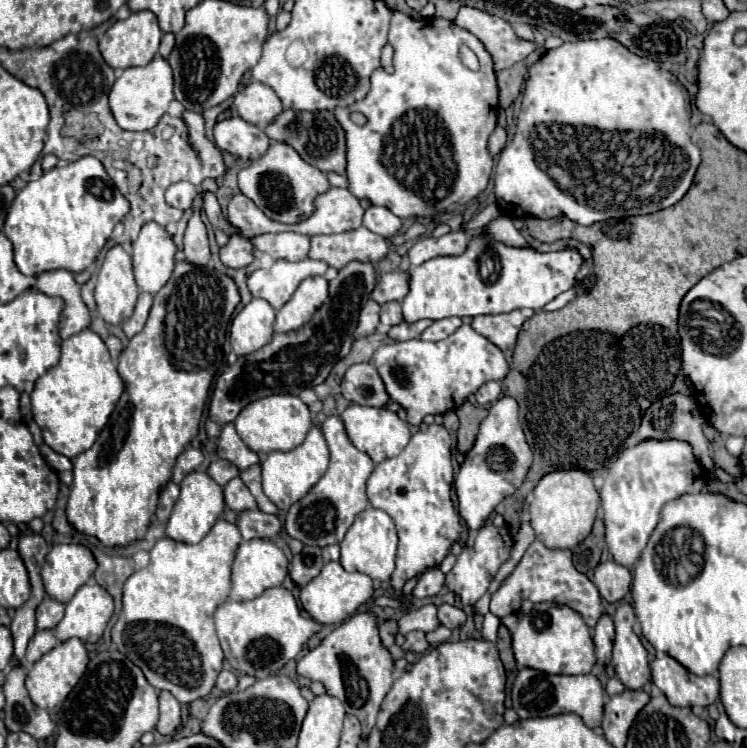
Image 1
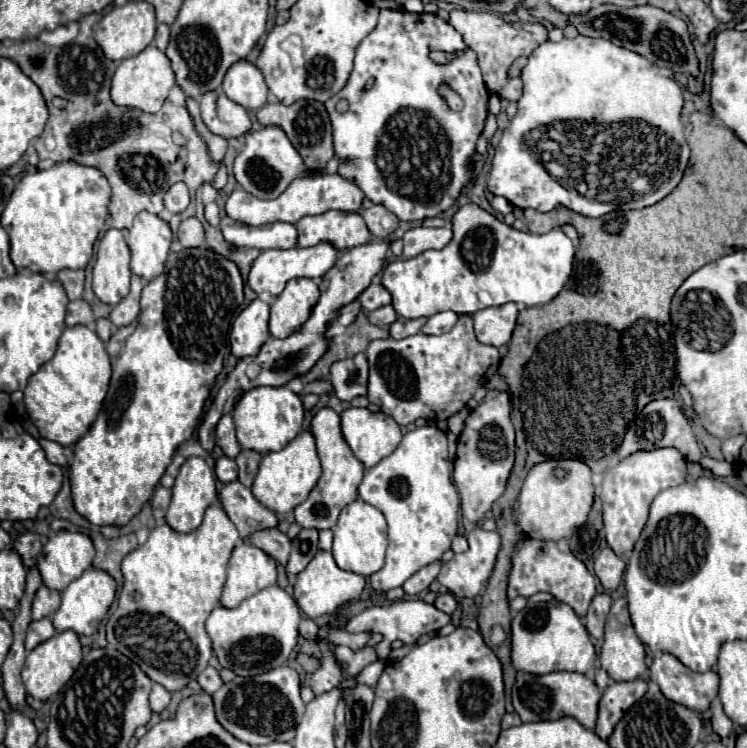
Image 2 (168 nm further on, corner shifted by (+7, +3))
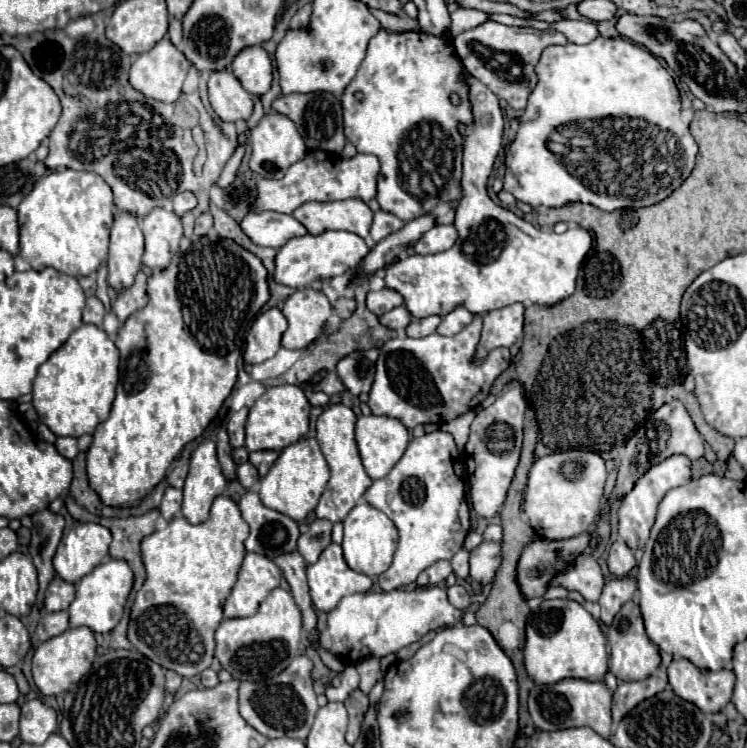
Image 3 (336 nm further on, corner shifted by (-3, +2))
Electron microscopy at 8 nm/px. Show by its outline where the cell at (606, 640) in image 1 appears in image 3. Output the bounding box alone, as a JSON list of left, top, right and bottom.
[600,578,636,626]

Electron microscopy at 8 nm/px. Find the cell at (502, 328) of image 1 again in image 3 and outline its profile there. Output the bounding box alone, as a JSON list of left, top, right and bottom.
[474,304,524,364]

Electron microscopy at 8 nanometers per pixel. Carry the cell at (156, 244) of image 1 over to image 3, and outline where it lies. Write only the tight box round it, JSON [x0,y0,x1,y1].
[142,208,182,268]

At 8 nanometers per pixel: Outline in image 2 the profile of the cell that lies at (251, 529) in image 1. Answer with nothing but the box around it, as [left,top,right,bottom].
[248,529,292,567]

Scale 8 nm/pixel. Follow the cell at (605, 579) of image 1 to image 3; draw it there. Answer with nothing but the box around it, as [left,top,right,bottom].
[608,542,636,578]

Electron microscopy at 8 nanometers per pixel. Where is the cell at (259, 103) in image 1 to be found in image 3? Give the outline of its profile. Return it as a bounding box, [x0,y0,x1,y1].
[232,46,272,96]

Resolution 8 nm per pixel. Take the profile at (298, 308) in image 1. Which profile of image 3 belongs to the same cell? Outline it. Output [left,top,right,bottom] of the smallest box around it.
[282,288,332,350]

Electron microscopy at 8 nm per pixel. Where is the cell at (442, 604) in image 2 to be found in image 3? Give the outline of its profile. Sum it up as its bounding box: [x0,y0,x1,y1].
[448,584,470,610]

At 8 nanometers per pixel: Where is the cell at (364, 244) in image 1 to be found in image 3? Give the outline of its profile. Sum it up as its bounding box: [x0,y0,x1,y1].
[292,198,372,238]

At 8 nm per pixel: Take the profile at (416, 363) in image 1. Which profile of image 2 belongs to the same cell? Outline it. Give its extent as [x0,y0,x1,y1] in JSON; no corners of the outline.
[366,315,500,425]

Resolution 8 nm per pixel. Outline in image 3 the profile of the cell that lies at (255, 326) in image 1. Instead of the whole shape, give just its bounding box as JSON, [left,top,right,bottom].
[243,308,286,364]

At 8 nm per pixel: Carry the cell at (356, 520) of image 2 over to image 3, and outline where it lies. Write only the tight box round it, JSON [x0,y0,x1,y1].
[342,500,398,576]

